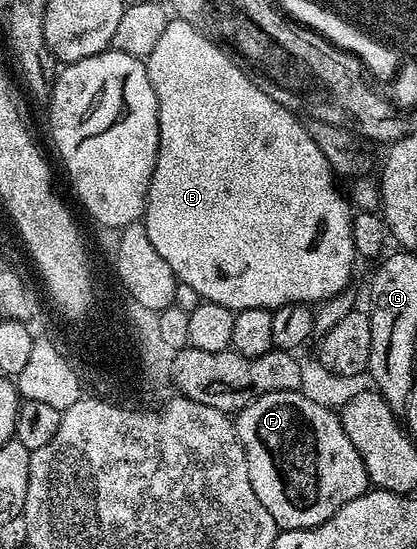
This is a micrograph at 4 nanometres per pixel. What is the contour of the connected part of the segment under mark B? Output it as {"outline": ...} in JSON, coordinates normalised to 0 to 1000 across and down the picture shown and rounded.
{"outline":[[[408,36],[391,66],[372,78],[372,95],[353,107],[357,144],[372,160],[376,177],[376,217],[381,219],[381,277],[376,304],[357,337],[357,361],[348,366],[343,403],[353,415],[353,430],[362,430],[362,444],[410,481],[427,510],[458,517],[468,532],[494,550],[535,554],[554,566],[590,565],[592,561],[631,561],[662,565],[700,550],[736,550],[767,554],[782,543],[830,534],[837,505],[847,499],[847,439],[842,437],[842,408],[849,384],[839,370],[808,348],[803,319],[784,299],[784,284],[765,277],[765,262],[746,255],[729,220],[700,200],[679,197],[640,168],[612,160],[590,135],[571,124],[547,102],[528,91],[496,66],[472,56],[470,47],[432,36]]]}

